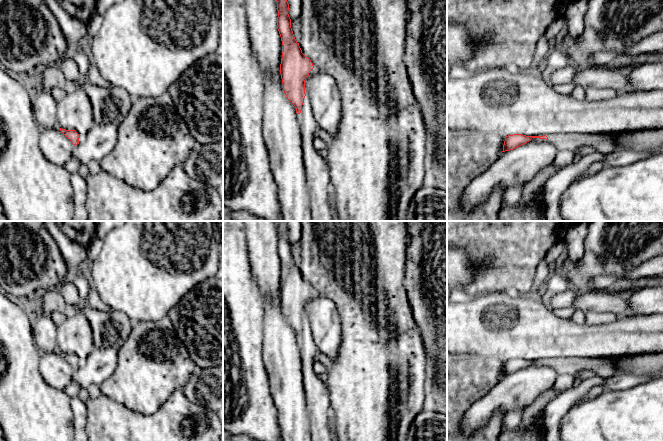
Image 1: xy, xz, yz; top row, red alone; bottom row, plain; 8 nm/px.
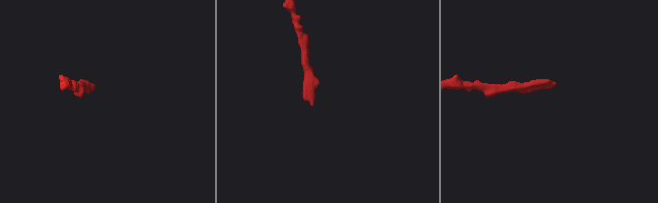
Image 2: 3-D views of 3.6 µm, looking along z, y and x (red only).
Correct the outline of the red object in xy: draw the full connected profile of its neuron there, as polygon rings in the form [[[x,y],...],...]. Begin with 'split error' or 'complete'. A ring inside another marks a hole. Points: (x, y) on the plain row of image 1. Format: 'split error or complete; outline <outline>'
split error; outline [[[61,352],[59,353],[71,365],[74,370],[83,367],[87,362],[87,357],[83,360],[80,360],[75,354],[66,354]]]

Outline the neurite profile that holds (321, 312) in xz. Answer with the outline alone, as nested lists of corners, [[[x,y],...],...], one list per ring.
[[[316,294],[305,304],[305,318],[311,326],[318,350],[332,362],[337,357],[342,341],[341,318],[335,303]]]

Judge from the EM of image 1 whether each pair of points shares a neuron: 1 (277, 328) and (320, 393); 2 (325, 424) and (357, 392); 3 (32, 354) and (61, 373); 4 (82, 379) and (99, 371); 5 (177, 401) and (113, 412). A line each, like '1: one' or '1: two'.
1: two
2: two
3: two
4: one
5: one

